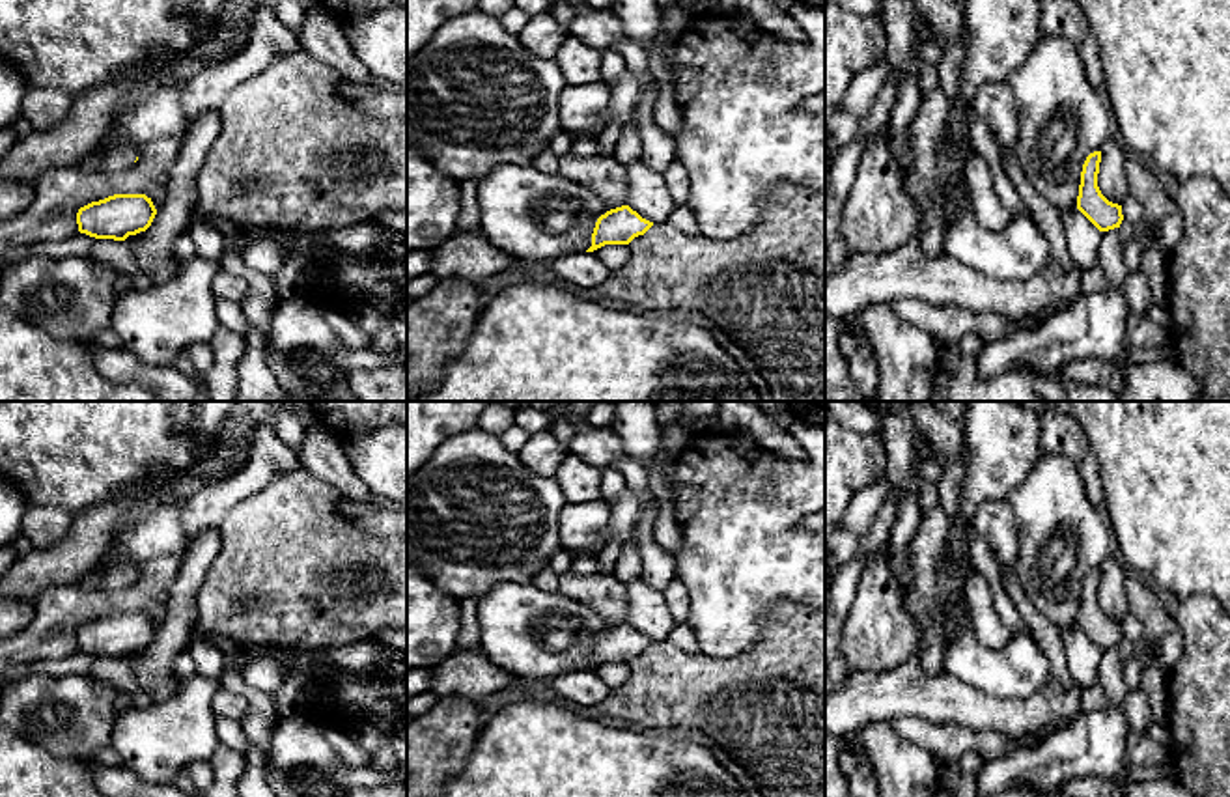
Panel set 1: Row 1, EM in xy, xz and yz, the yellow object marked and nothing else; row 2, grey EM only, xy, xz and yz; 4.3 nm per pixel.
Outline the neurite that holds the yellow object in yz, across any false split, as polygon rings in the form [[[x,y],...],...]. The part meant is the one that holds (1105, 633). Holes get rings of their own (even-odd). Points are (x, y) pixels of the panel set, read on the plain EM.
[[[1094,569],[1086,575],[1083,582],[1077,627],[1099,650],[1109,650],[1120,646],[1124,633],[1122,623],[1109,620],[1097,605],[1099,580],[1101,580],[1101,569]]]

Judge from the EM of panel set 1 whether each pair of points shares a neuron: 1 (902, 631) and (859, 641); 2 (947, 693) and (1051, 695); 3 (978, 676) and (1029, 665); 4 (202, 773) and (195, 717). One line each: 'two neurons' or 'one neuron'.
1: one neuron
2: one neuron
3: one neuron
4: two neurons

